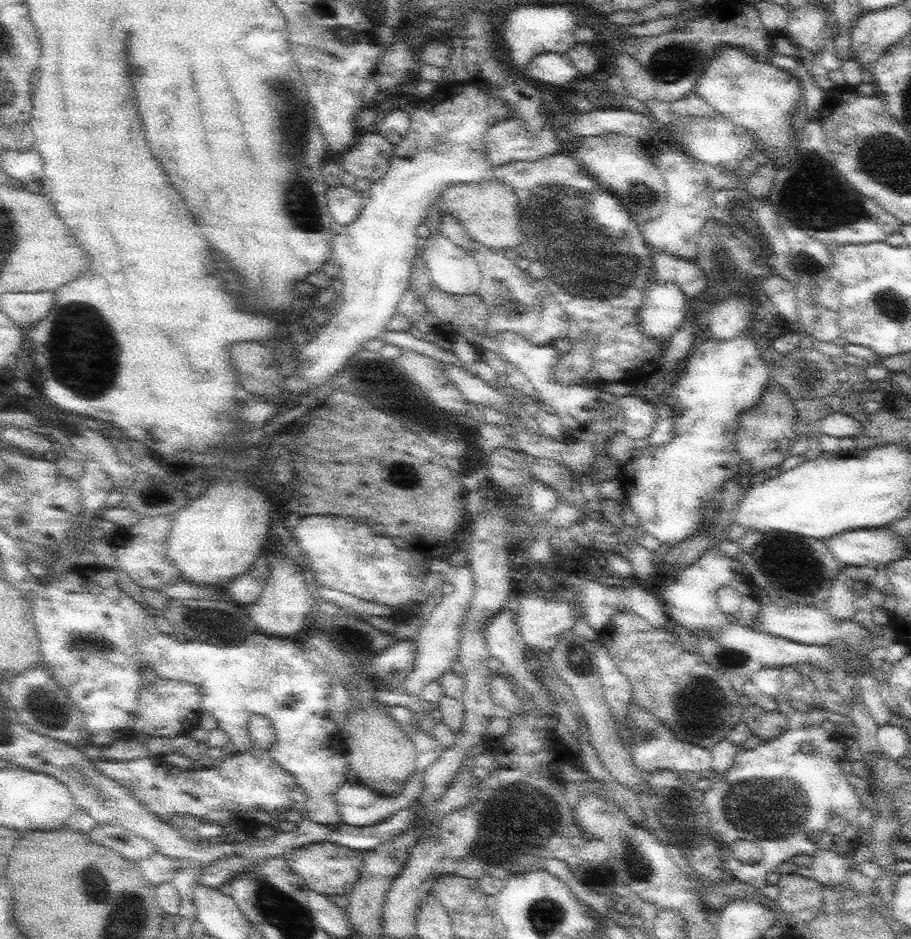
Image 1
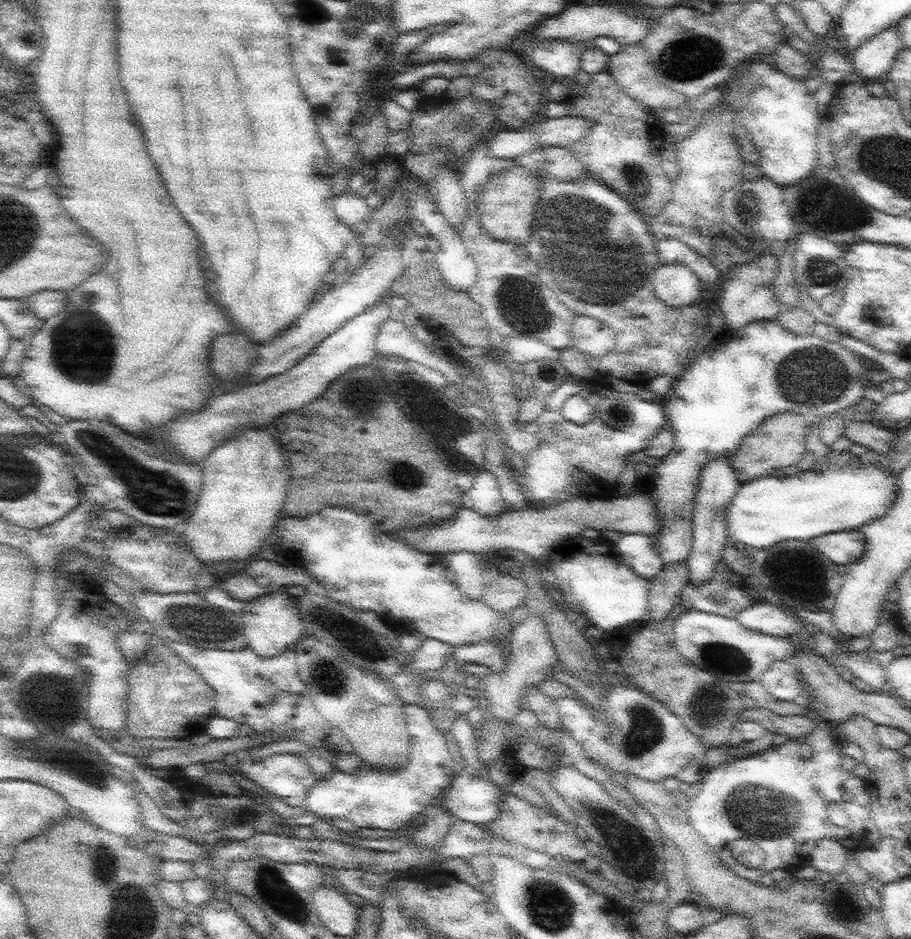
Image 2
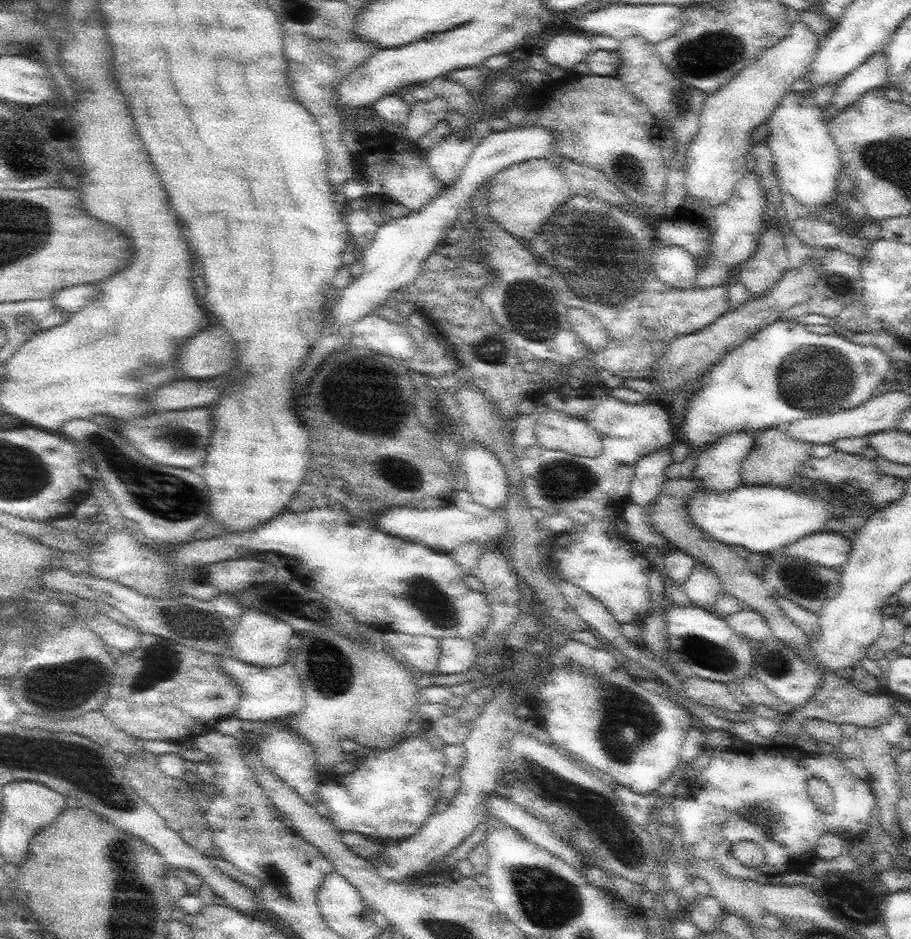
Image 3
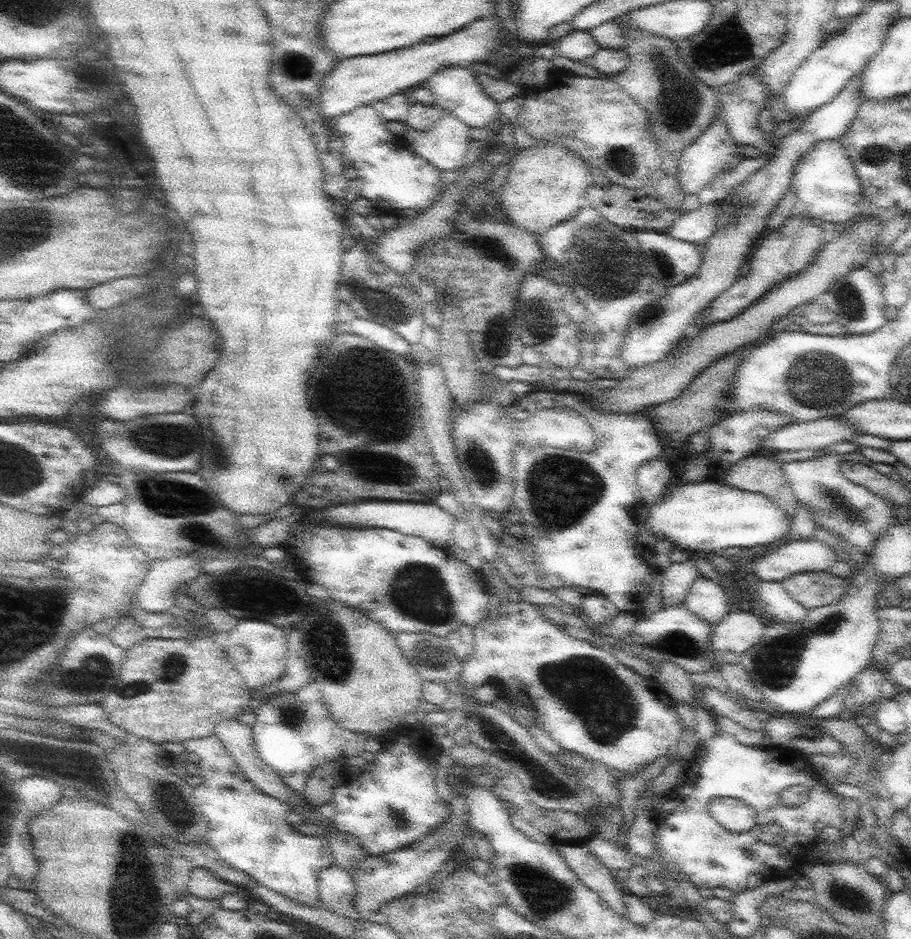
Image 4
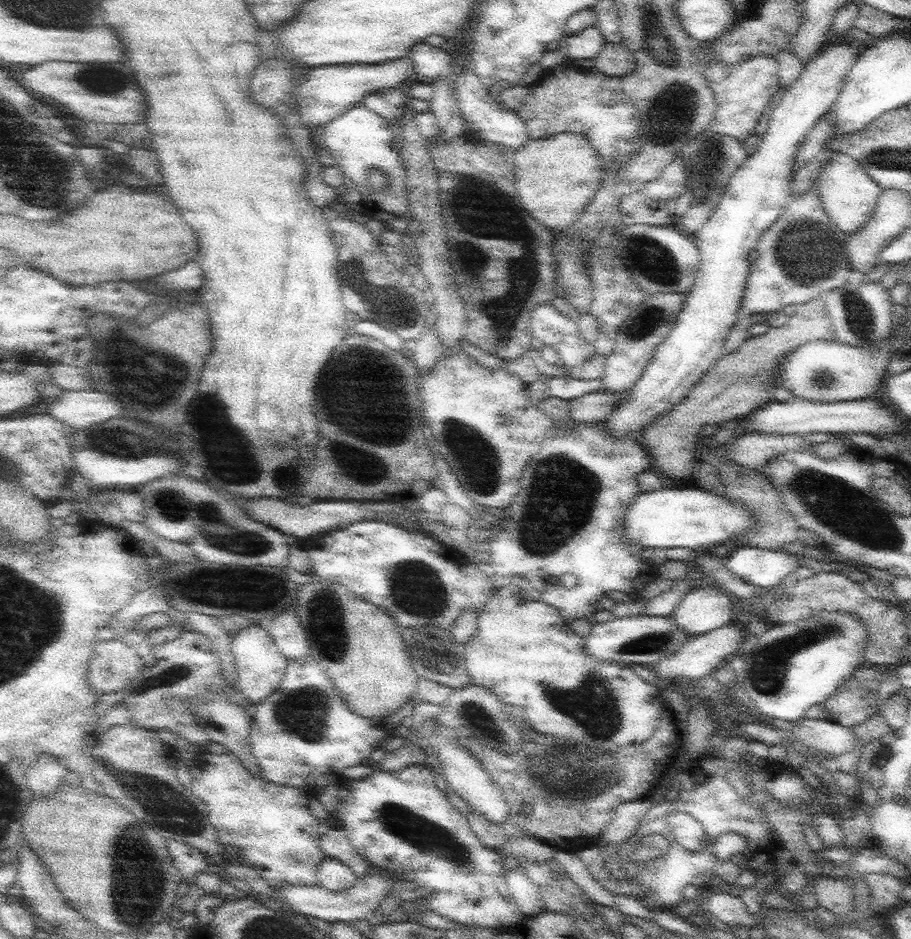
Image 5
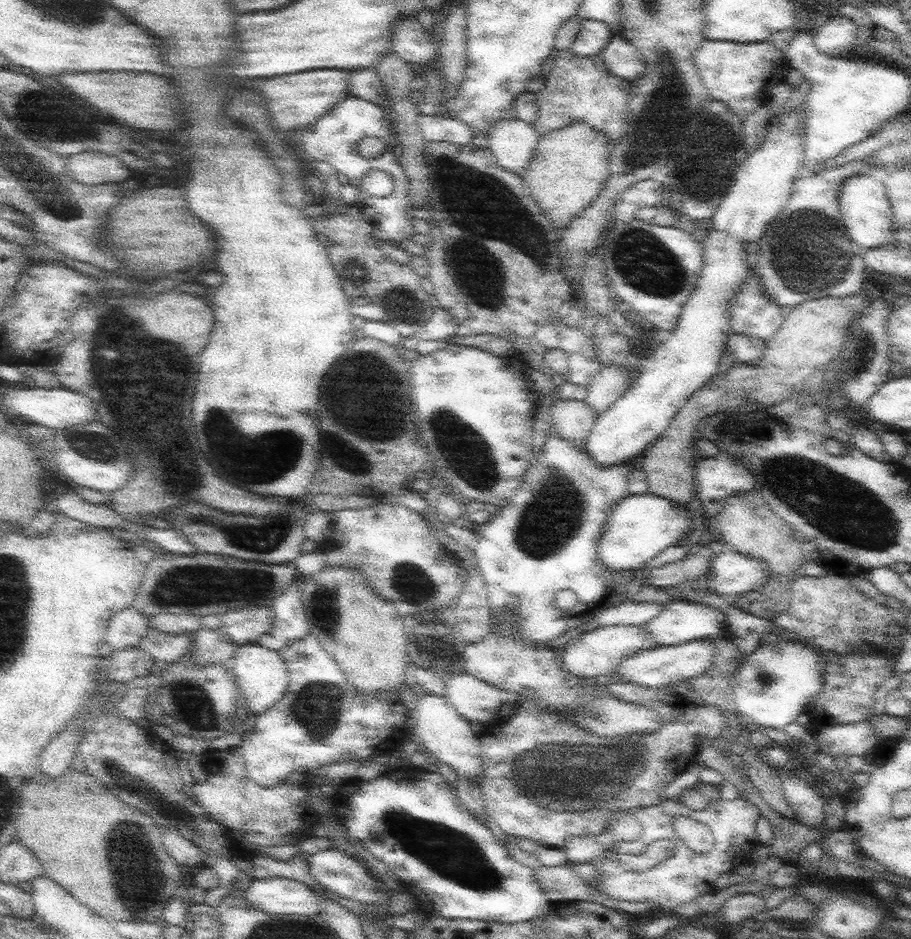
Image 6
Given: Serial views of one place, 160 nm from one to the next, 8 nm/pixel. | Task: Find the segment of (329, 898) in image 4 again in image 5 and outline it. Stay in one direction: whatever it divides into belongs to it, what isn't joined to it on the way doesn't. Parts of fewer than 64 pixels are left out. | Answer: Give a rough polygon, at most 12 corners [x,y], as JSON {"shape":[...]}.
{"shape":[[337,858],[318,867],[318,885],[329,891],[354,886],[356,873]]}

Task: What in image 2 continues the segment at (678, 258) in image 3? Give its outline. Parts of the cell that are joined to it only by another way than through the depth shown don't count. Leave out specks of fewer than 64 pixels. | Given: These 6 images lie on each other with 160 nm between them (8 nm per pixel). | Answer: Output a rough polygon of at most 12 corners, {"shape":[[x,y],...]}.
{"shape":[[662,264],[656,297],[673,308],[701,298],[702,285],[685,264]]}

